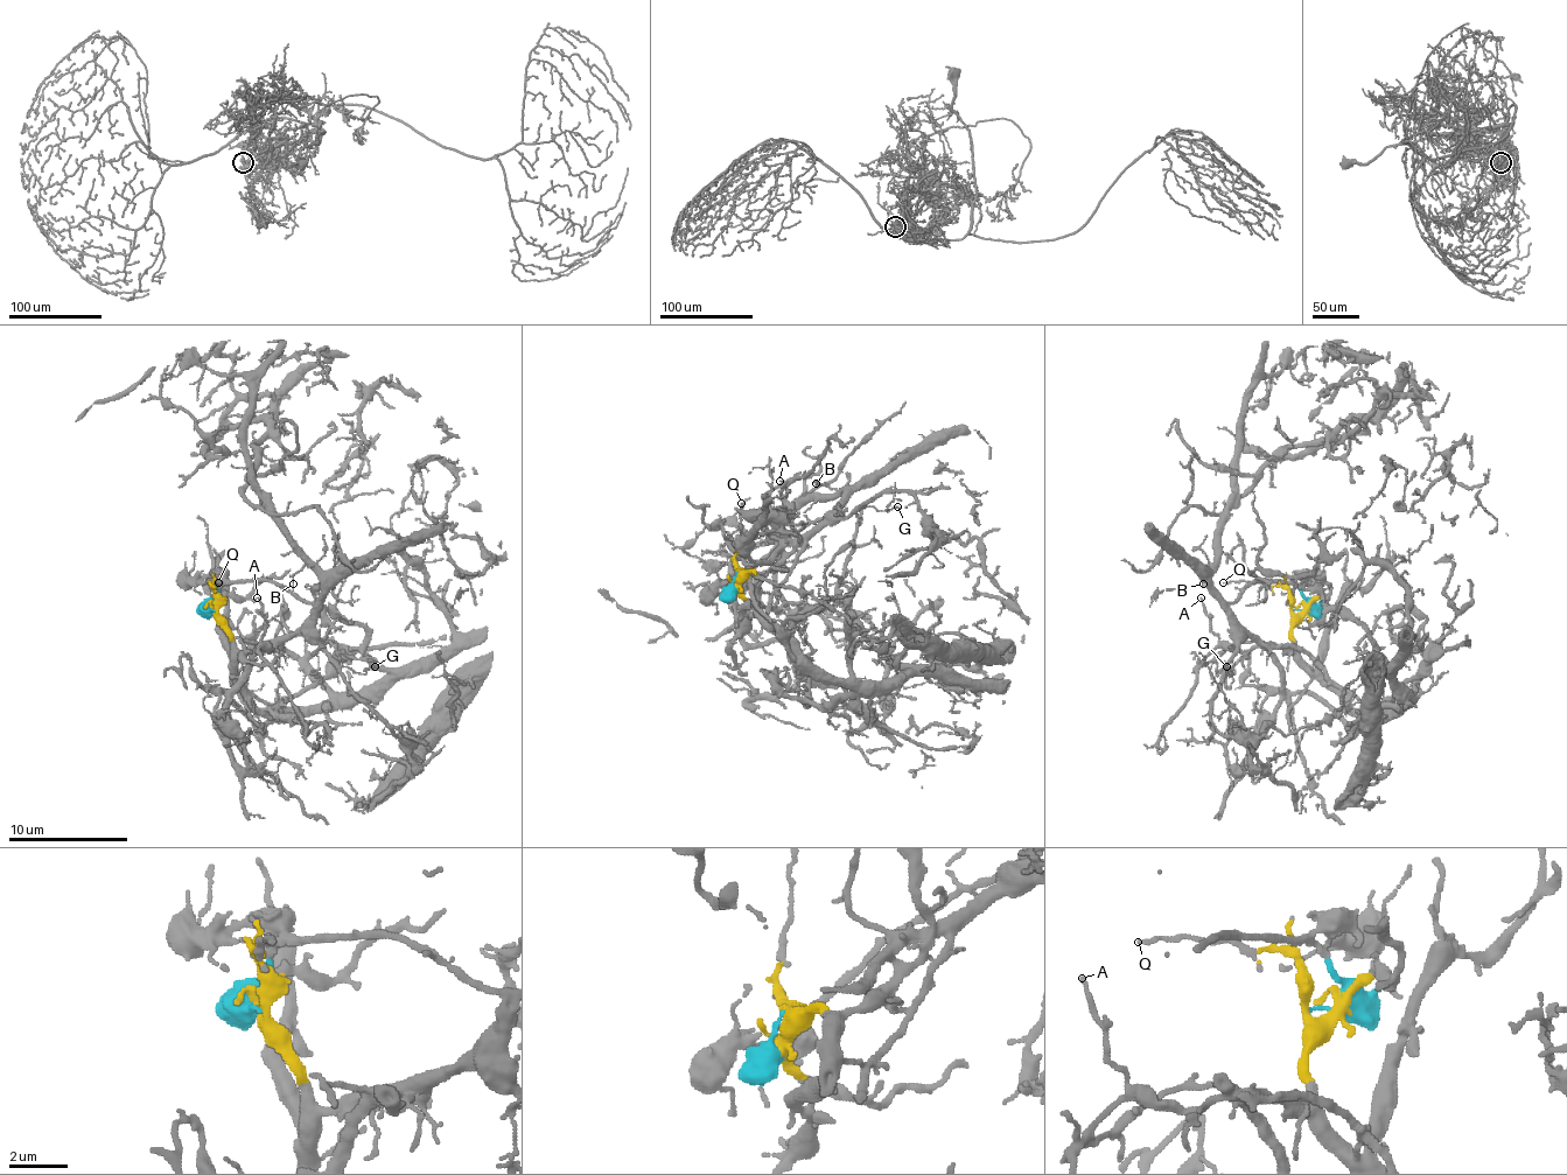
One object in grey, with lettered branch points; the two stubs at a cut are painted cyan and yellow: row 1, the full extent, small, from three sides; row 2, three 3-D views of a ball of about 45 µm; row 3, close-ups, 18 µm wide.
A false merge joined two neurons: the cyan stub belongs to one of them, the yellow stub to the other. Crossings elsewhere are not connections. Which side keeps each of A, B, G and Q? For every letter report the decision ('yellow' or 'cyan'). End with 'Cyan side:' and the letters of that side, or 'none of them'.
A: yellow
B: cyan
G: cyan
Q: yellow
Cyan side: B, G

